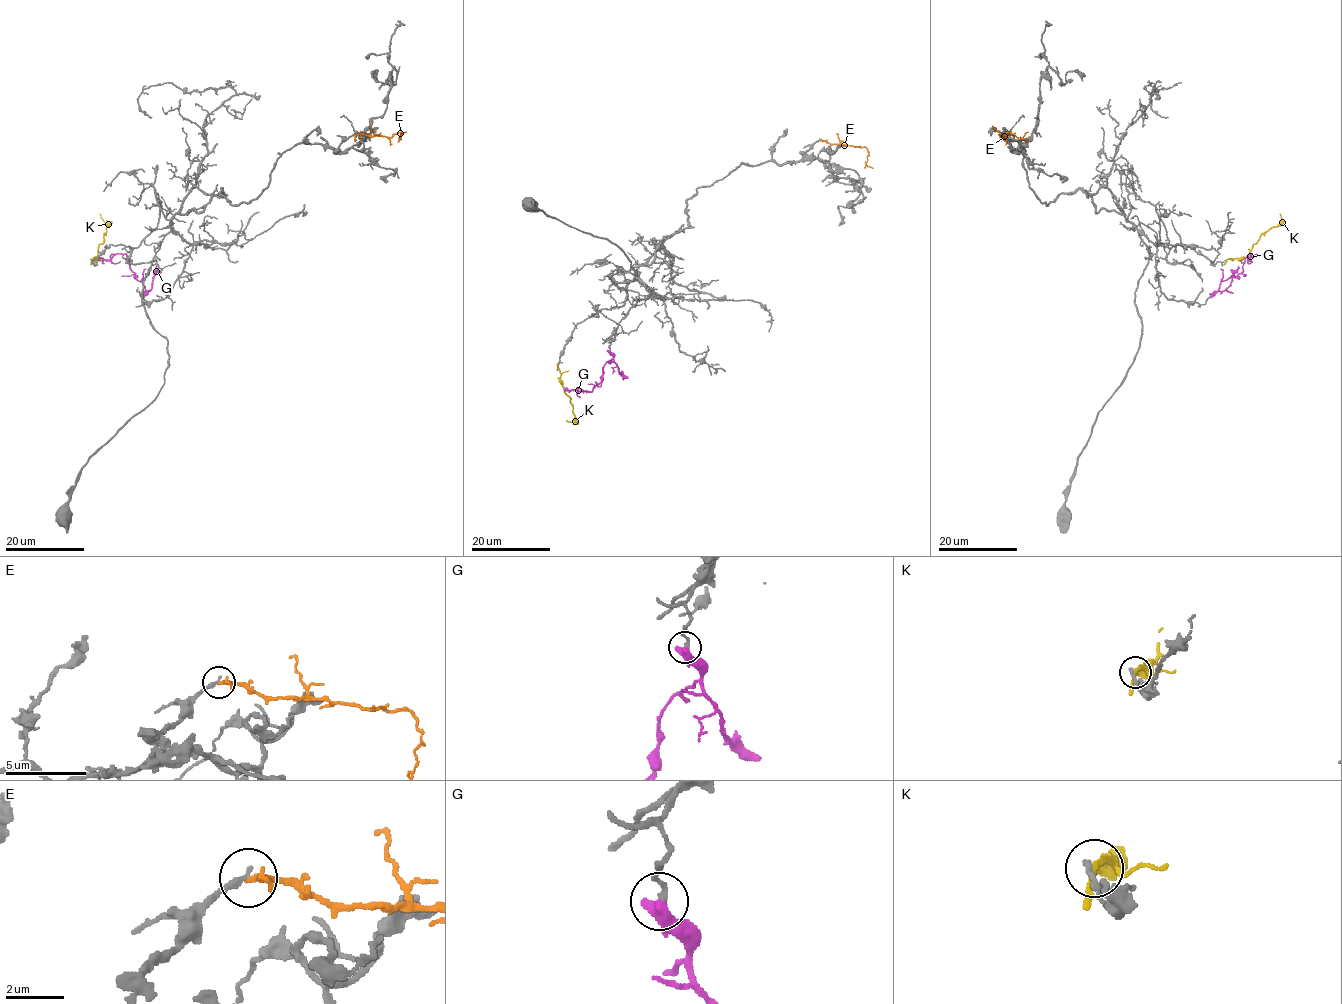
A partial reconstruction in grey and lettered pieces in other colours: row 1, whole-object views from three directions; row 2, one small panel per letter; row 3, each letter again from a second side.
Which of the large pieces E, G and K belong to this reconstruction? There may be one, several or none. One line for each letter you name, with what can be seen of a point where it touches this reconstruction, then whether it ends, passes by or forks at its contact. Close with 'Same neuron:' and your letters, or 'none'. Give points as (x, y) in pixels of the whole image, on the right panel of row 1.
Same neuron: none

